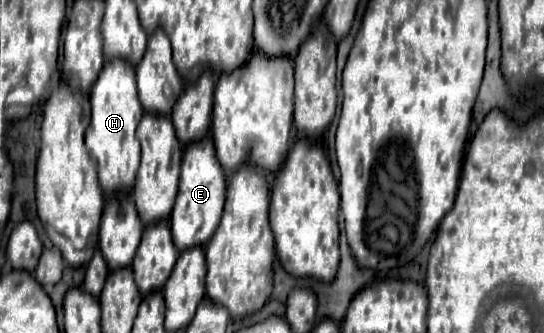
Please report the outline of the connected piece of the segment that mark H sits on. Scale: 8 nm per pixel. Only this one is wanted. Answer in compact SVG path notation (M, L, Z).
M123 60L105 62L99 72L99 80L95 80L91 88L91 126L87 130L87 146L97 160L99 182L107 194L119 192L119 188L133 188L137 168L139 168L139 140L135 136L137 124L143 114L143 106L137 98L135 88L135 68L131 64L123 64Z

